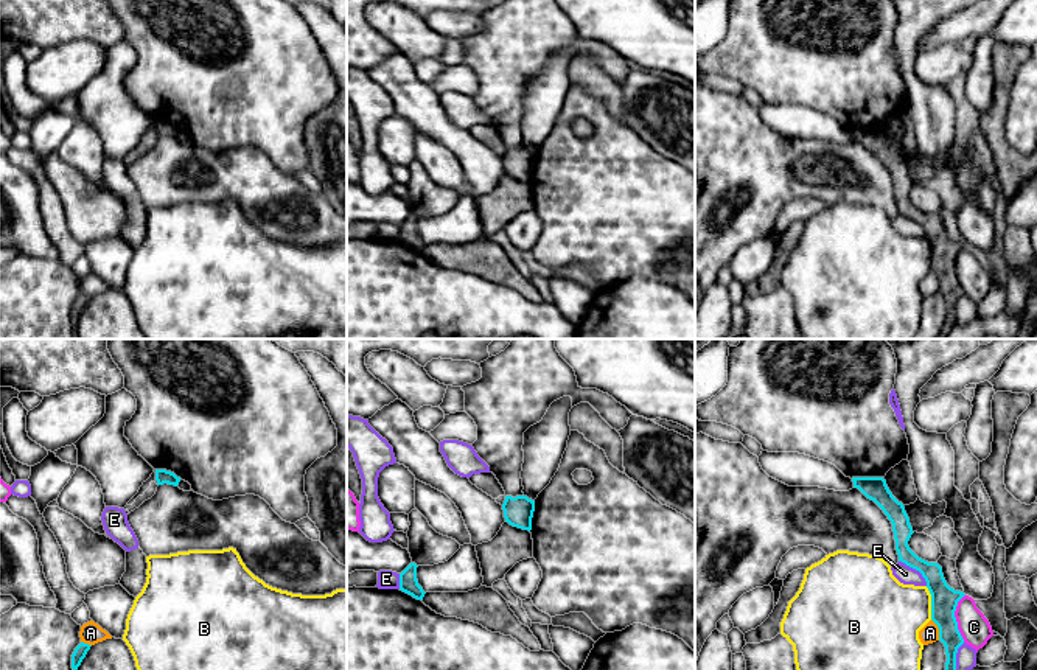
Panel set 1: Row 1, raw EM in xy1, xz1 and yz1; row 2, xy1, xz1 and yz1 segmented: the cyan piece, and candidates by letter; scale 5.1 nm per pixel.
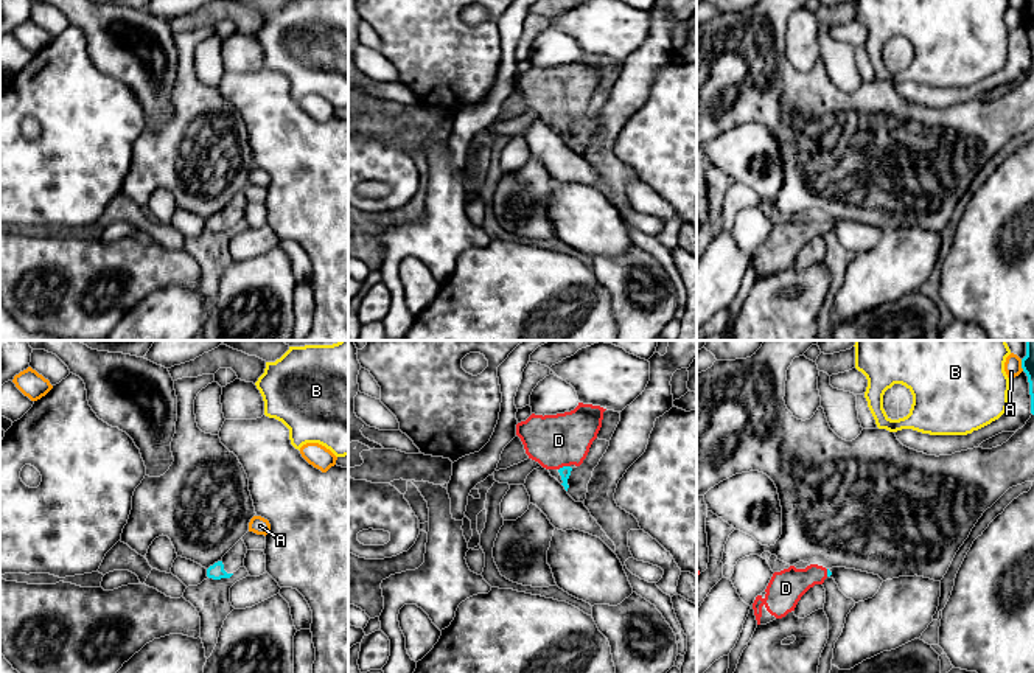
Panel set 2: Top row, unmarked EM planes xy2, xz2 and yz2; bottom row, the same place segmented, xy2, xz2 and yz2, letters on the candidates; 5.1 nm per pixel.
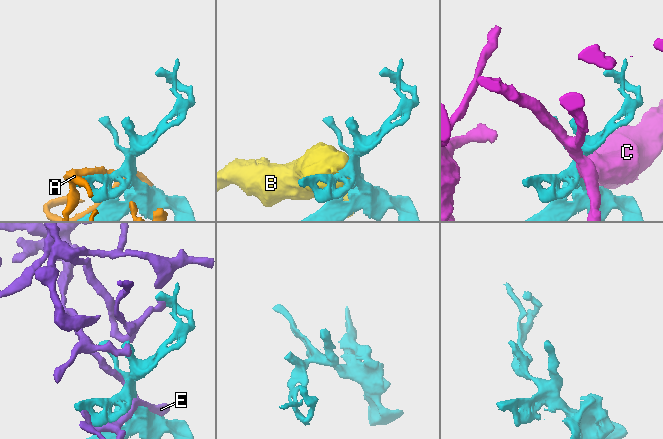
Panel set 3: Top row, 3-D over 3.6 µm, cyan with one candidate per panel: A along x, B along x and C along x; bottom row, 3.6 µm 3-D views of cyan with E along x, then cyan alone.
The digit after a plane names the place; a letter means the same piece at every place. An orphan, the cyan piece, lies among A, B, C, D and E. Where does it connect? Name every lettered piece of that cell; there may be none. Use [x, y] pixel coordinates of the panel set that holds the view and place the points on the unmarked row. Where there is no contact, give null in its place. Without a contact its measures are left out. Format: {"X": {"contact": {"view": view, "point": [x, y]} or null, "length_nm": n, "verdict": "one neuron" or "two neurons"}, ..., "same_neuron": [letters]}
{"A": {"contact": {"view": "yz1", "point": [939, 282]}, "length_nm": 120, "verdict": "two neurons"}, "B": {"contact": {"view": "yz1", "point": [932, 255]}, "length_nm": 180, "verdict": "two neurons"}, "C": {"contact": {"view": "yz1", "point": [955, 269]}, "length_nm": 240, "verdict": "two neurons"}, "D": {"contact": {"view": "xz2", "point": [563, 118]}, "length_nm": 70, "verdict": "one neuron"}, "E": {"contact": {"view": "yz1", "point": [916, 221]}, "length_nm": 200, "verdict": "two neurons"}, "same_neuron": ["D"]}

